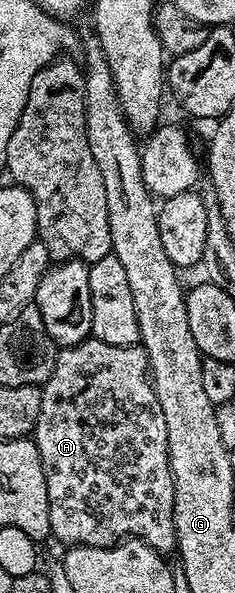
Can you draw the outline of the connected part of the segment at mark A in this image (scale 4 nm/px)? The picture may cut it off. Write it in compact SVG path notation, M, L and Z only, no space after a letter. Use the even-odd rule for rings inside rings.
M89 337L87 340L80 342L77 346L70 346L61 349L56 356L54 364L54 372L48 377L47 382L42 387L42 412L38 412L38 424L34 431L34 441L40 459L42 460L42 468L46 476L46 496L50 504L50 528L52 529L51 537L57 538L58 541L64 542L65 547L70 546L111 546L121 540L130 538L139 538L141 542L146 543L150 548L154 548L165 556L171 555L176 549L176 529L174 528L174 480L170 472L170 464L168 463L168 441L166 440L166 416L162 416L162 404L158 404L158 396L152 387L152 375L148 368L148 357L144 351L143 345L127 346L126 348L118 348L114 344L102 344L97 338Z

